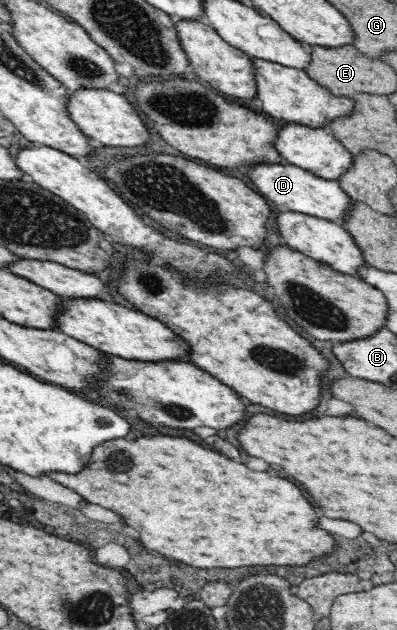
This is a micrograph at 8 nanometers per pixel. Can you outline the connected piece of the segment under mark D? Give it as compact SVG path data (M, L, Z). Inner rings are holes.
M259 163L247 169L247 177L257 187L263 198L267 199L274 208L286 208L292 212L307 214L338 223L343 223L348 216L348 209L353 205L353 198L347 196L338 180L328 180L319 177L305 169L292 164L269 165Z

